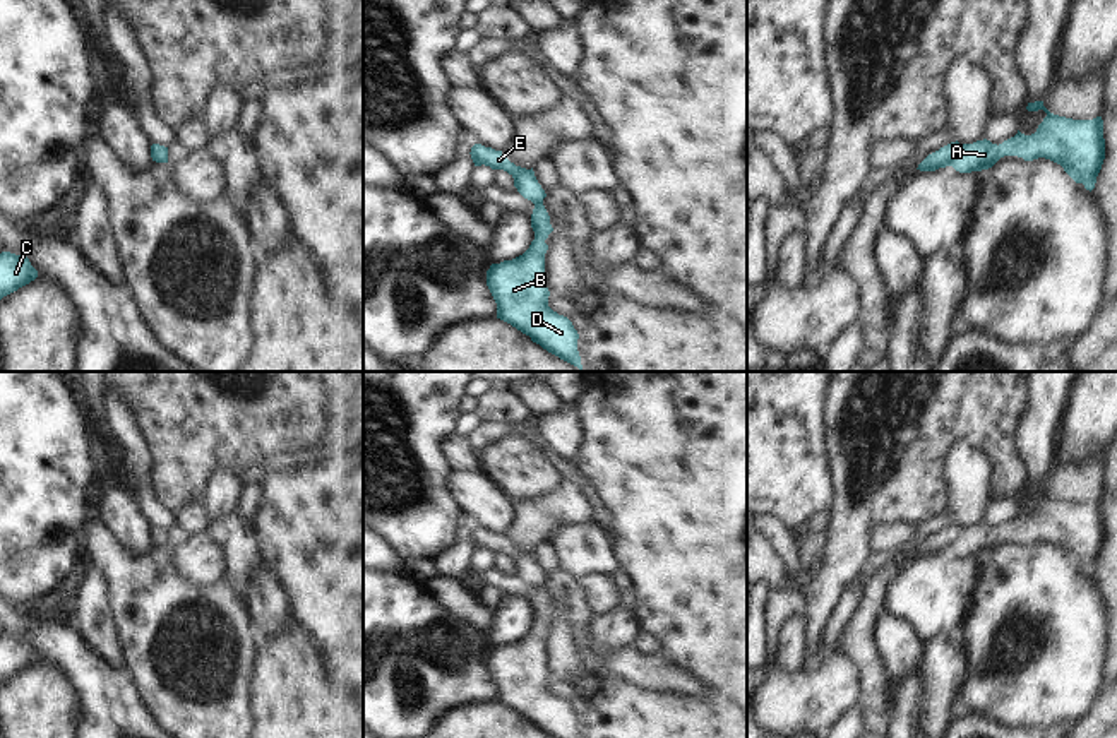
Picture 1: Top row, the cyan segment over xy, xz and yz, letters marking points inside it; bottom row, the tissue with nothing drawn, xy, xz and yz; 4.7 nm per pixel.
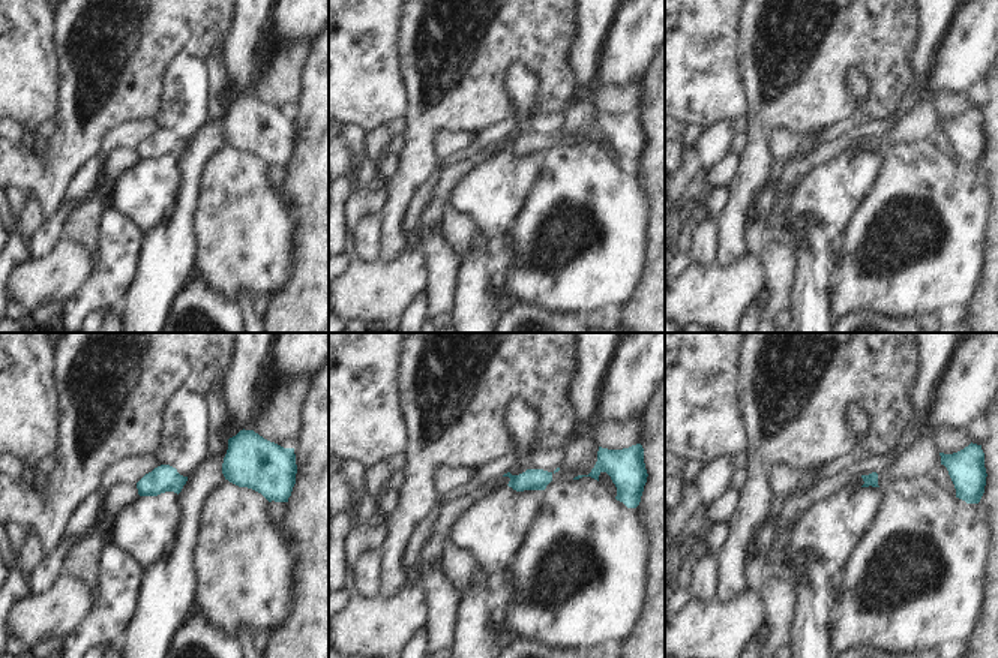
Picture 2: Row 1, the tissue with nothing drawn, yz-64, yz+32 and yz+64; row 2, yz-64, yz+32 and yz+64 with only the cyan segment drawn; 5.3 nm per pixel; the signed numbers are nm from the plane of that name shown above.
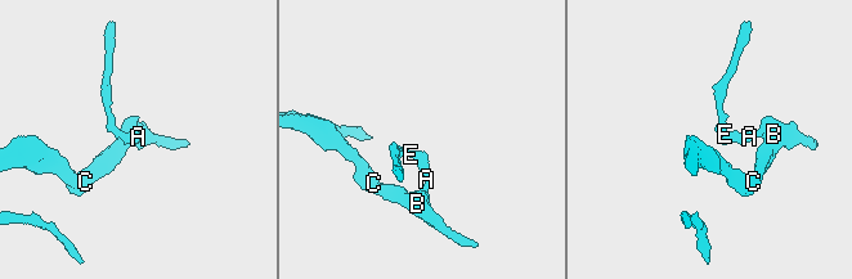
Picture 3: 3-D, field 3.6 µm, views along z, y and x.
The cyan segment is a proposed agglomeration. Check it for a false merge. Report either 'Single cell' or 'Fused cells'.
Single cell.

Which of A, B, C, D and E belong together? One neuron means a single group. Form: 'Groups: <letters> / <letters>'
Groups: A B C D E.

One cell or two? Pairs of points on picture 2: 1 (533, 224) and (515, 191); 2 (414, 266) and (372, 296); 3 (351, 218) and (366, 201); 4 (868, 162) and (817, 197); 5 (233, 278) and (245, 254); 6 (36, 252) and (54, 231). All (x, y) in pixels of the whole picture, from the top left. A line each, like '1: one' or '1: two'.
1: two
2: one
3: one
4: one
5: one
6: one

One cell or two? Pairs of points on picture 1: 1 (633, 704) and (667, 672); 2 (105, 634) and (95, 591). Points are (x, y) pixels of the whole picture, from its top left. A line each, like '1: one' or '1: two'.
1: two
2: one

